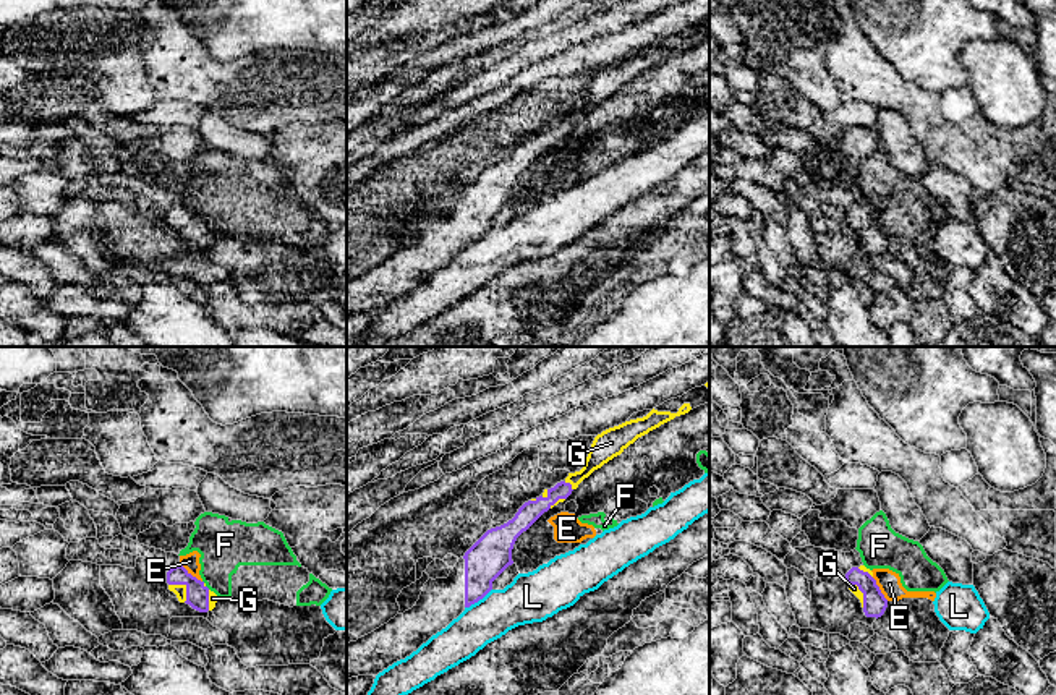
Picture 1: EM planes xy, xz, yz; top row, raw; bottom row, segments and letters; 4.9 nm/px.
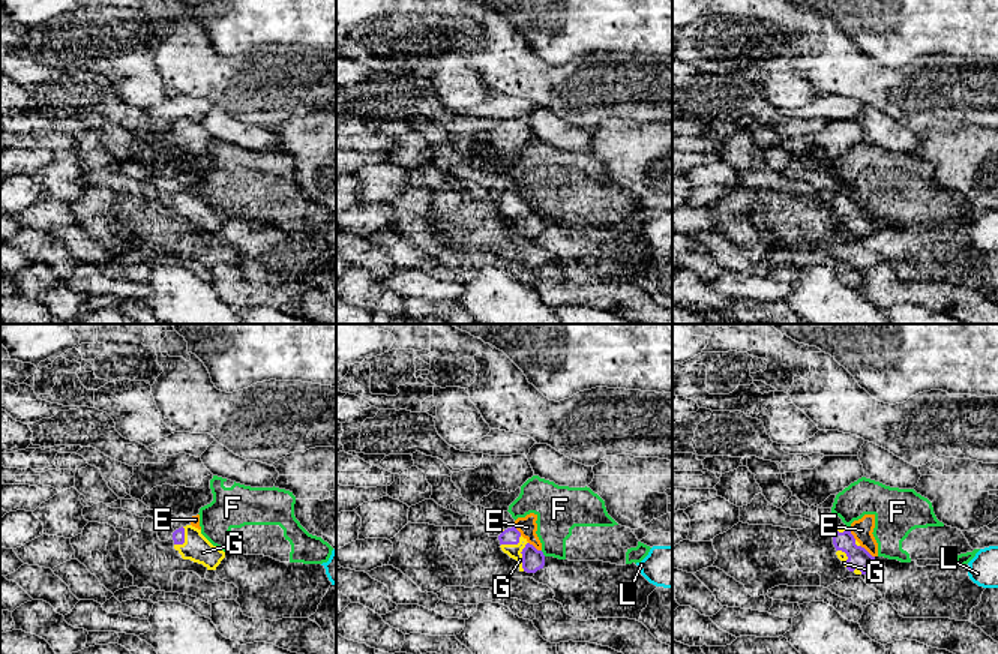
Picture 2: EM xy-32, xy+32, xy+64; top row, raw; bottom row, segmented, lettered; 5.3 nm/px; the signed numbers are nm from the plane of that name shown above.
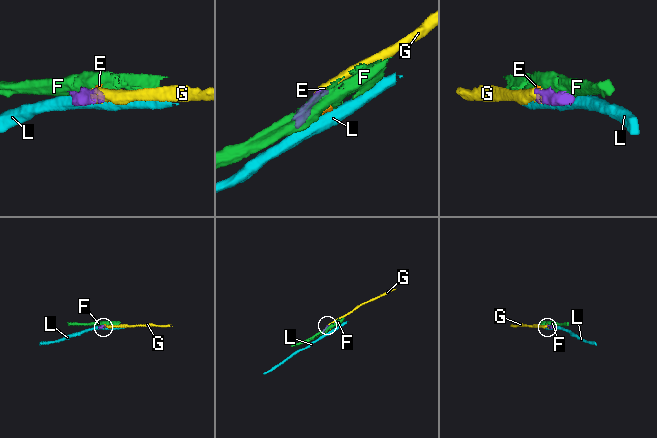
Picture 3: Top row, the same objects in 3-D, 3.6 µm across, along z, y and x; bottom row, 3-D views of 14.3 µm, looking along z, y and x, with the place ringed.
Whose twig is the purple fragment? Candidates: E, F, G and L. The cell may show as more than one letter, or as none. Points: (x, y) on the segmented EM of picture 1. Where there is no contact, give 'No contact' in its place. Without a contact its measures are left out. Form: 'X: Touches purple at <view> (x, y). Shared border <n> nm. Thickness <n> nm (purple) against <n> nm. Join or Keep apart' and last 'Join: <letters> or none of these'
E: Touches purple at xy (190, 574). Shared border 140 nm. Thickness 110 nm (purple) against 80 nm. Keep apart
F: No contact. Keep apart
G: Touches purple at xy (183, 584). Shared border 130 nm. Thickness 110 nm (purple) against 60 nm. Join
L: Touches purple at xz (478, 600). Shared border 170 nm. Thickness 200 nm (purple) against 240 nm. Keep apart
Join: G

